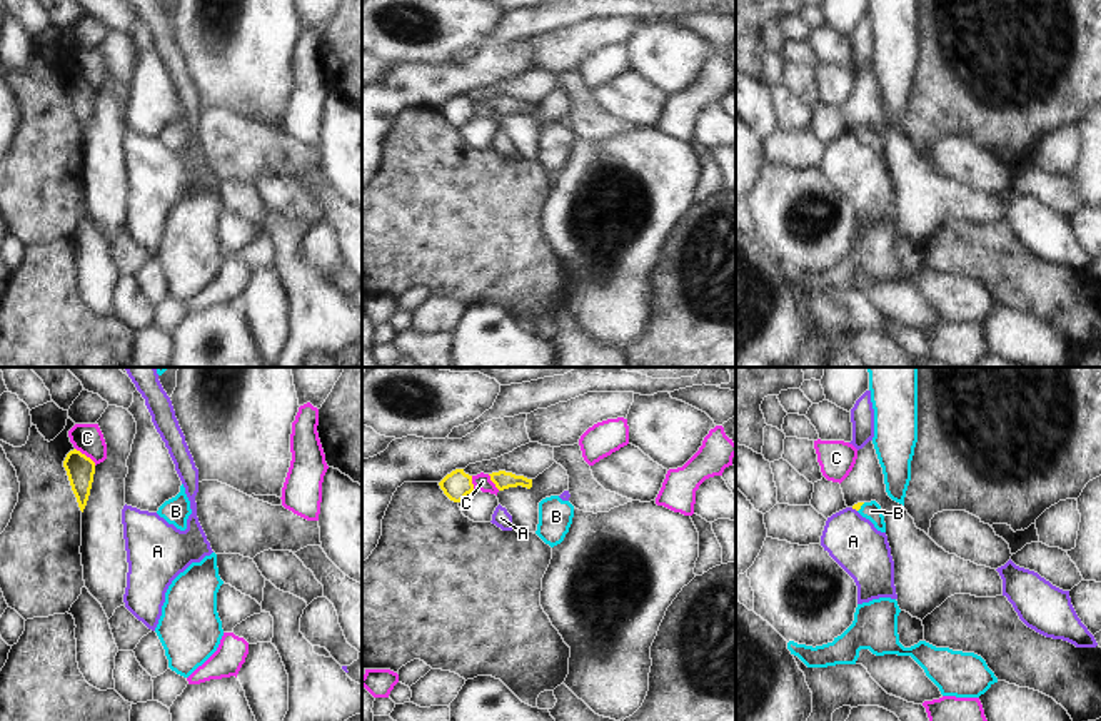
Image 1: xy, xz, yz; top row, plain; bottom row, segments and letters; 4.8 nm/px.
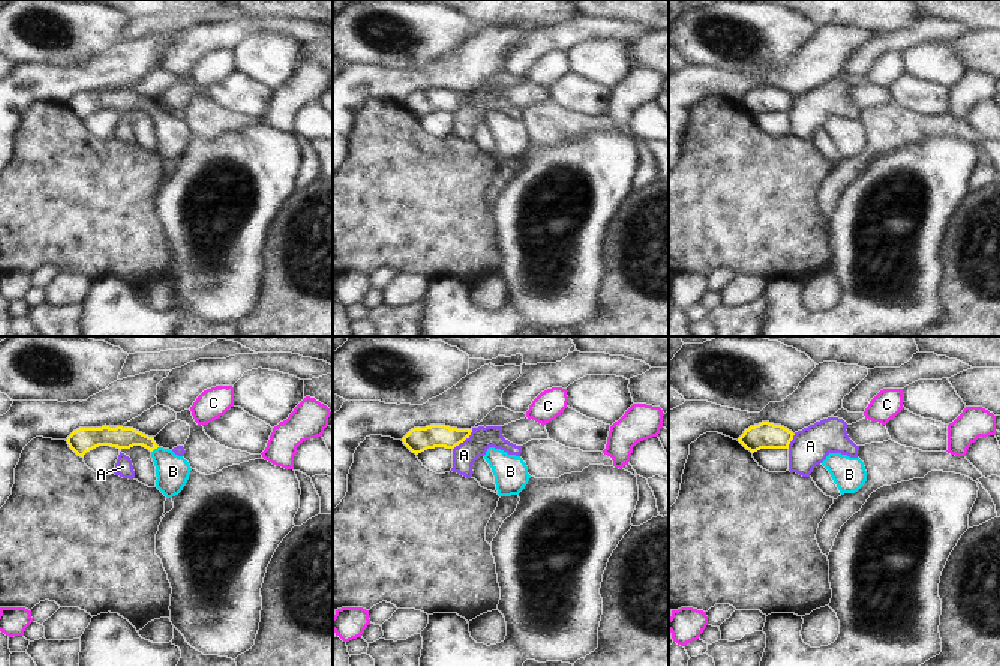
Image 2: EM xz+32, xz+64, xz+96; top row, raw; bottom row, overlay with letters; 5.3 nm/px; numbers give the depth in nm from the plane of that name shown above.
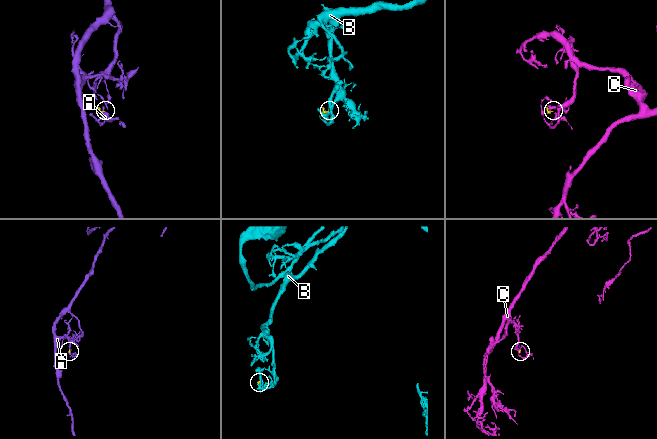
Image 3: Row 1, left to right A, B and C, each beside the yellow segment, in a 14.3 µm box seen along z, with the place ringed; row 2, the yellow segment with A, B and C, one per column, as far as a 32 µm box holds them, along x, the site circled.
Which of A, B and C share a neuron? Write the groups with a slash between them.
A / B / C

